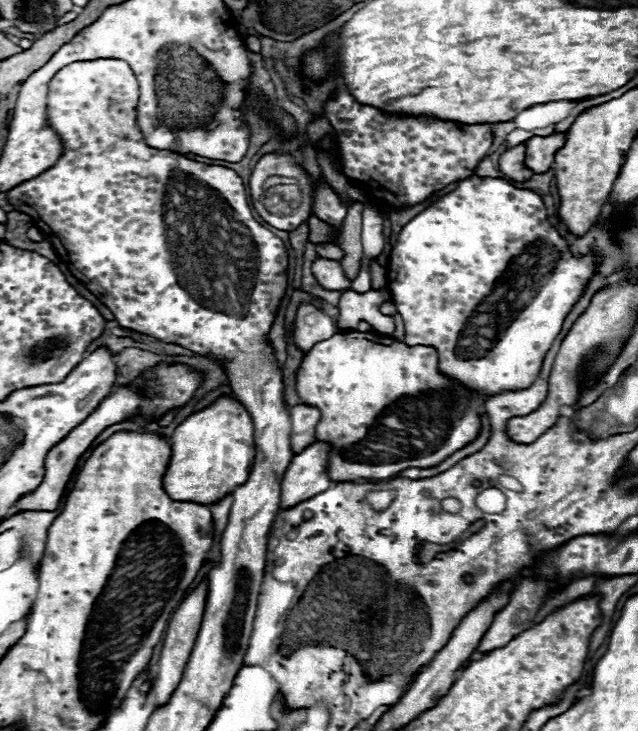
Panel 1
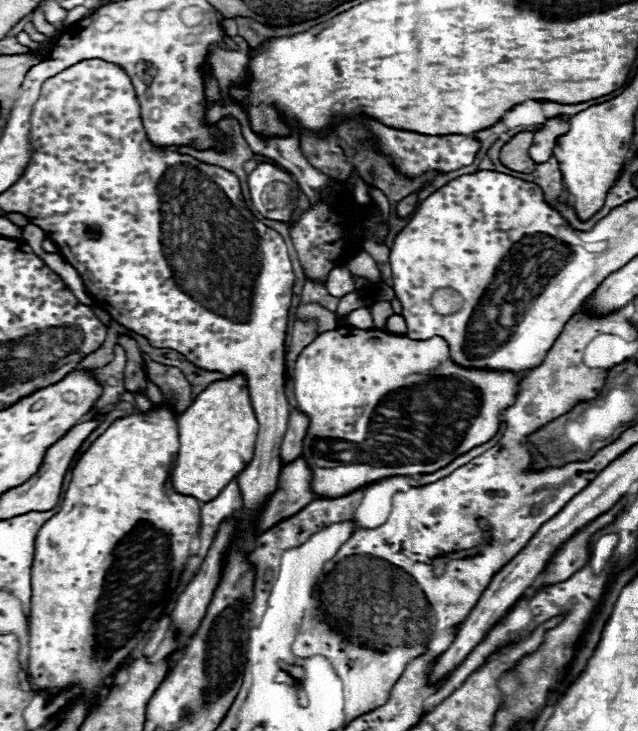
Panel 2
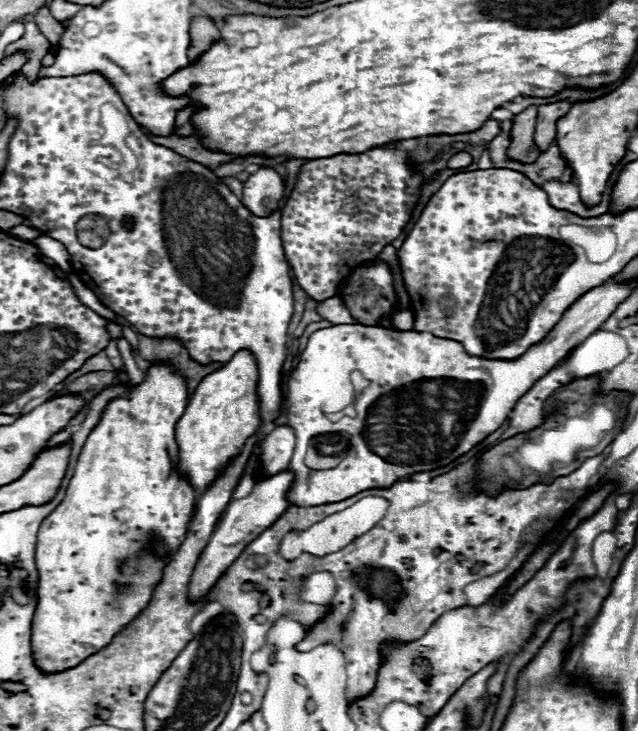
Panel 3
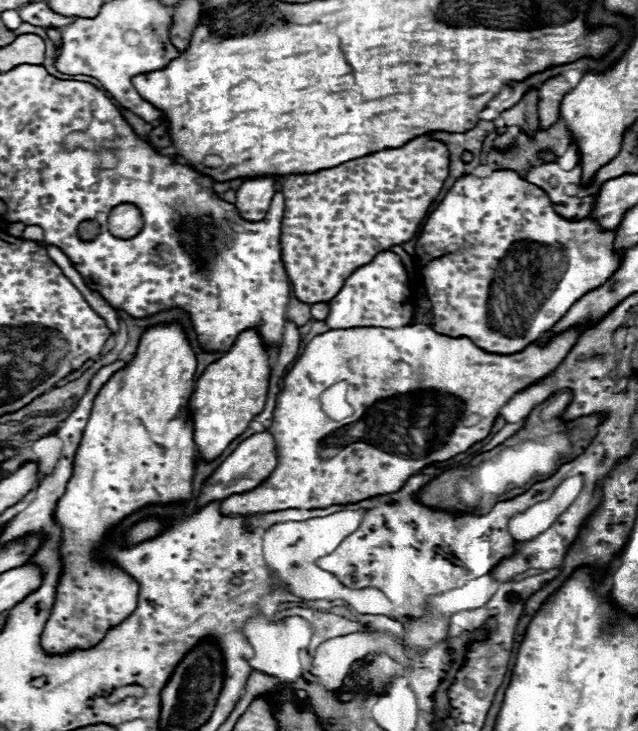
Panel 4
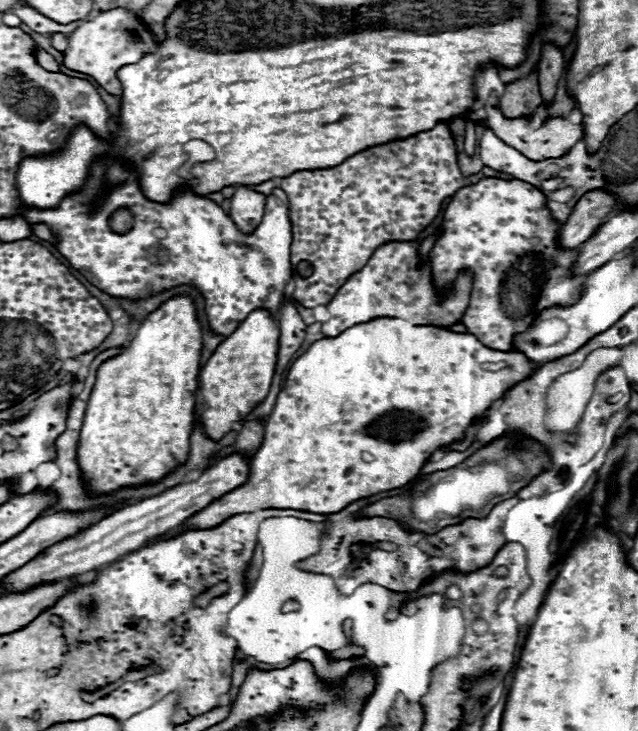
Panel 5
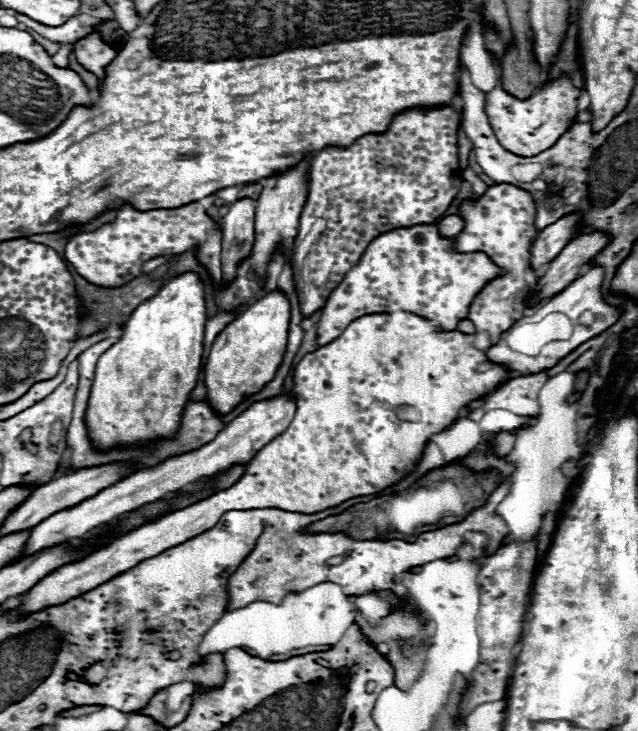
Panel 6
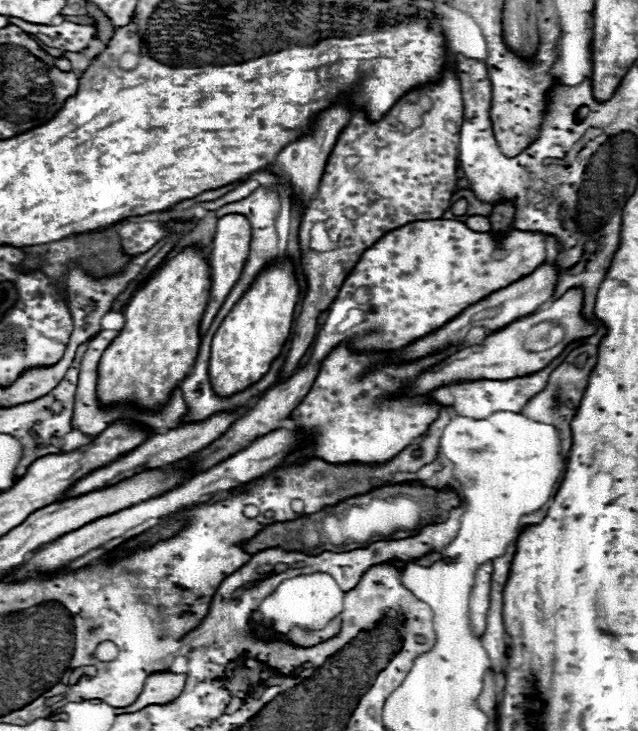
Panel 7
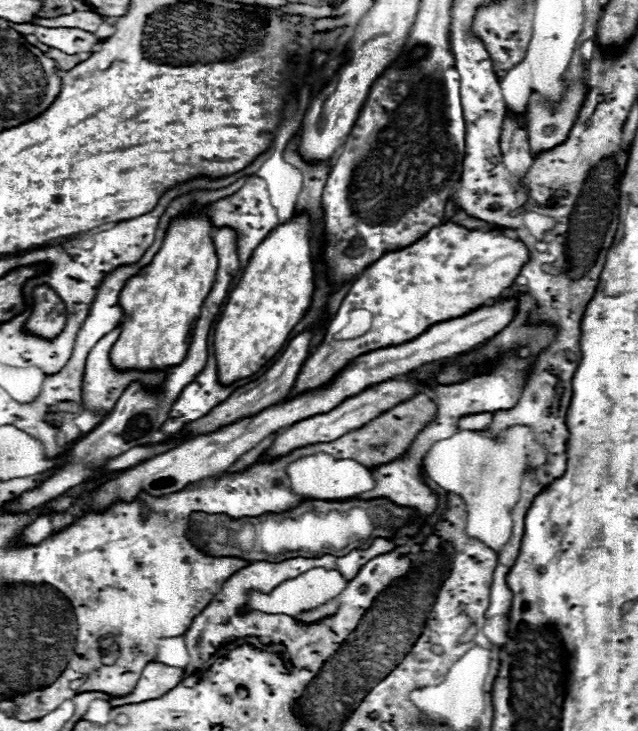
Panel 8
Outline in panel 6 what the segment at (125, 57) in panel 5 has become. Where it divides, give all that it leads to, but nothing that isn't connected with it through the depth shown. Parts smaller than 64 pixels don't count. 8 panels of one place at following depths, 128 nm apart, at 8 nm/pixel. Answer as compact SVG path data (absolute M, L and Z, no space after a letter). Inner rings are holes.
M92 32L88 38L76 42L74 52L76 52L78 62L86 70L96 74L98 78L104 78L104 66L108 66L108 62L112 62L112 58L116 58L118 48L112 48L112 46L104 44L100 34Z

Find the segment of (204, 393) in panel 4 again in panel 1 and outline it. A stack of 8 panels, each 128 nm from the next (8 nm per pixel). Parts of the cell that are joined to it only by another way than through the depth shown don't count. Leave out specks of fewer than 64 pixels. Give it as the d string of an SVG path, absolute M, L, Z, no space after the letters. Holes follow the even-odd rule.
M224 394L200 412L190 414L172 434L172 462L164 474L164 490L178 502L216 504L248 480L254 462L254 424L234 396Z

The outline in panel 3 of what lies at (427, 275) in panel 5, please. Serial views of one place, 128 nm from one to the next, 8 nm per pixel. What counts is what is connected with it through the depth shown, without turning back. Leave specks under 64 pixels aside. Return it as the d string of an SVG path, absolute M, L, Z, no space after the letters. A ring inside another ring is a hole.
M374 262L372 266L360 266L356 268L346 288L338 294L344 302L344 306L350 310L350 314L364 326L380 326L380 318L390 318L398 310L398 296L394 292L394 278L384 262Z

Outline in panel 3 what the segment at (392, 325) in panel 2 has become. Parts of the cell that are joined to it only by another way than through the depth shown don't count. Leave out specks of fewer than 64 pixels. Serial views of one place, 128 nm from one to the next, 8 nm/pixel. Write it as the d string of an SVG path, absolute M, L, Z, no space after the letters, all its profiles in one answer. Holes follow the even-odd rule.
M412 310L396 312L392 322L394 322L394 328L398 328L398 330L412 330L414 328L414 312Z

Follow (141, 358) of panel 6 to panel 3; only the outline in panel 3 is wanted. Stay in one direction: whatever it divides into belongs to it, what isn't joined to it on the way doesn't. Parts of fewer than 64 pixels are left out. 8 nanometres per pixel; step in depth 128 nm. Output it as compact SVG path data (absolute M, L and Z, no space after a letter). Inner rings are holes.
M152 362L138 386L130 388L126 396L106 404L100 422L82 446L64 500L40 524L36 542L40 584L36 618L32 622L32 656L44 674L78 666L84 658L108 646L108 642L142 612L164 568L160 560L144 550L148 532L164 538L170 550L176 550L176 546L184 542L188 522L192 520L196 490L188 478L178 472L180 448L174 432L186 404L186 378L168 362Z

